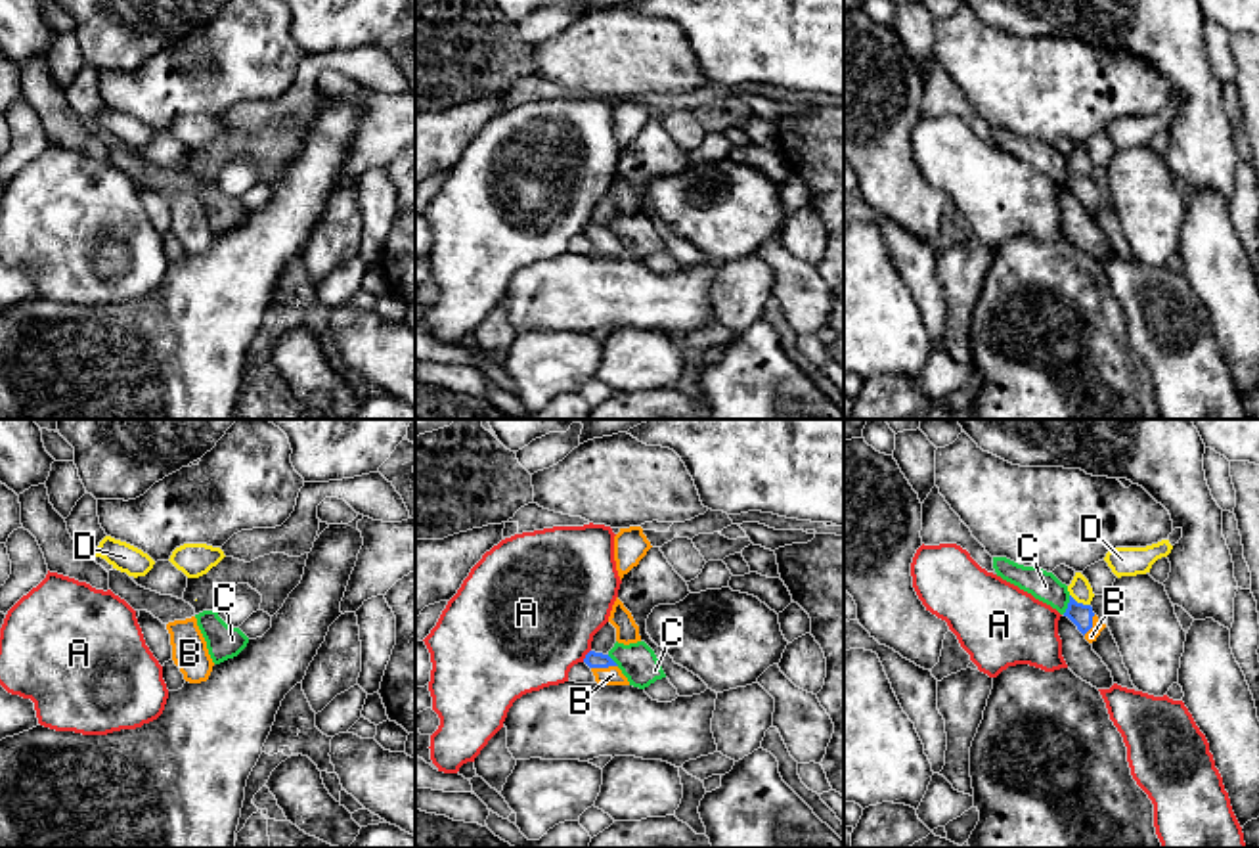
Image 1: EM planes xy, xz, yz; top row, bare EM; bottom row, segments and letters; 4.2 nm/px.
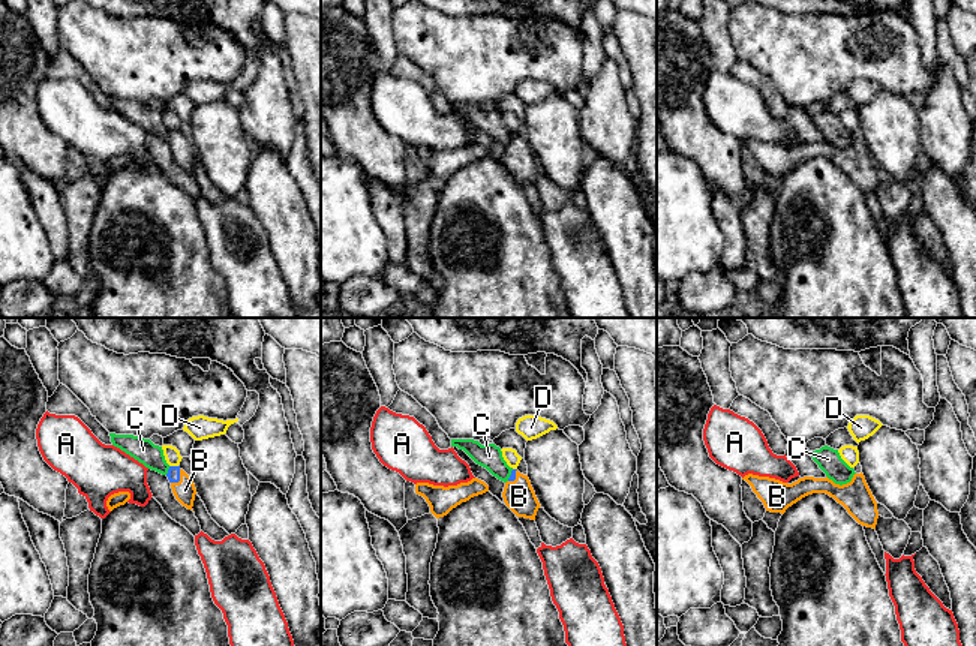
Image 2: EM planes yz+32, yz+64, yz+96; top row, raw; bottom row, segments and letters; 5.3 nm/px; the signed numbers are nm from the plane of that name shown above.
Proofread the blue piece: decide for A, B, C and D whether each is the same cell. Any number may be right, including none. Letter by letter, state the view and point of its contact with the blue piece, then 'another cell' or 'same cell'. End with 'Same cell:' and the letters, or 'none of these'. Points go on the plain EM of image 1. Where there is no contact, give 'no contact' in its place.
A: xz (586, 226) | another cell
B: xz (603, 238) | same cell
C: yz (1068, 177) | another cell
D: yz (1080, 175) | another cell
Same cell: B

